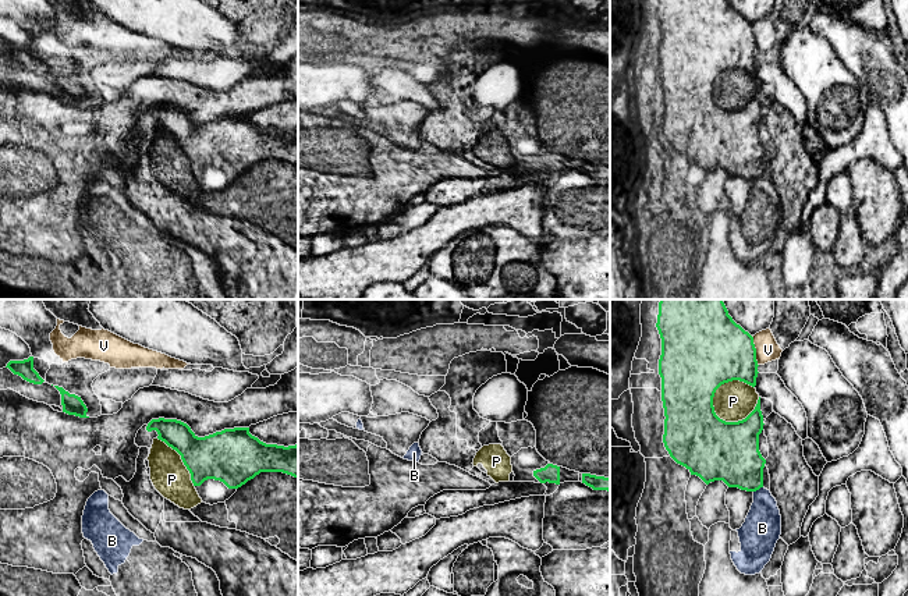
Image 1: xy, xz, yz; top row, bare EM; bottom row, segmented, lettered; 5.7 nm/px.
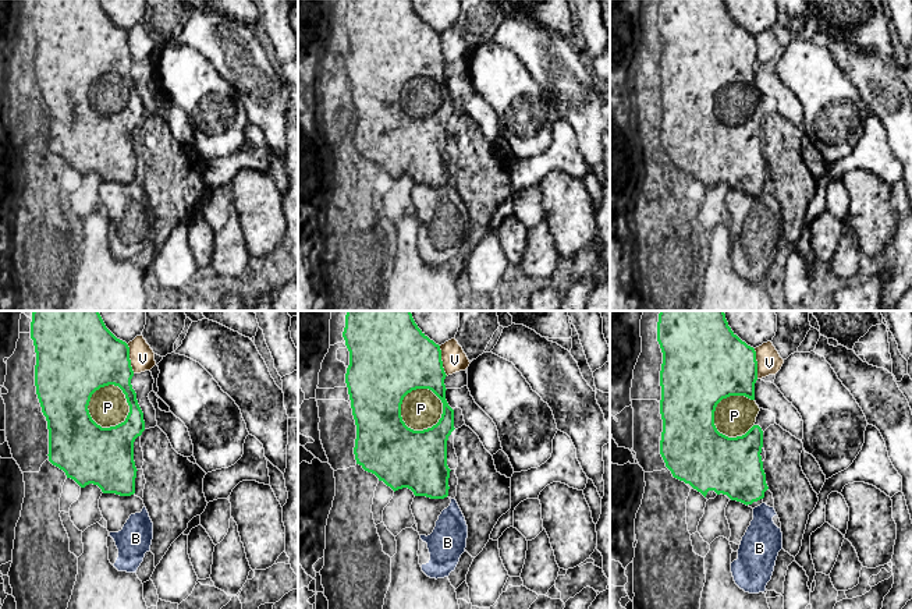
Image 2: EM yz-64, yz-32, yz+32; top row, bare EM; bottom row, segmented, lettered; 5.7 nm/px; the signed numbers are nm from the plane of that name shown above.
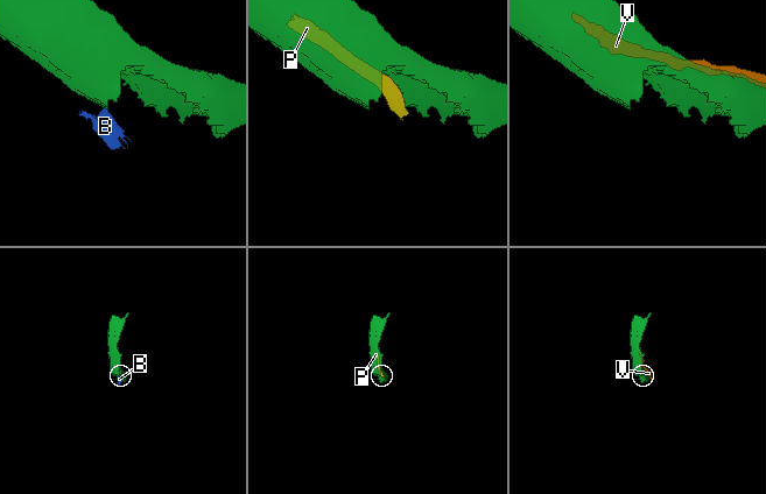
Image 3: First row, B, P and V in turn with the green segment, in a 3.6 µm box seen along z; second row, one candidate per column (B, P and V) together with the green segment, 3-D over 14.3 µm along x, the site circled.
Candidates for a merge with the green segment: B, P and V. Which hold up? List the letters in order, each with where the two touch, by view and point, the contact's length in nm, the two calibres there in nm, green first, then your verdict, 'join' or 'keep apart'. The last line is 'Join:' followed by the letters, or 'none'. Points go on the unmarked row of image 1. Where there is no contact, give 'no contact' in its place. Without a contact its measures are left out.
B: yz (758, 177) | 70 nm | 320/220 nm | keep apart
P: yz (736, 110) | 280 nm | 360/240 nm | join
V: yz (755, 39) | 180 nm | 420/140 nm | keep apart
Join: P

